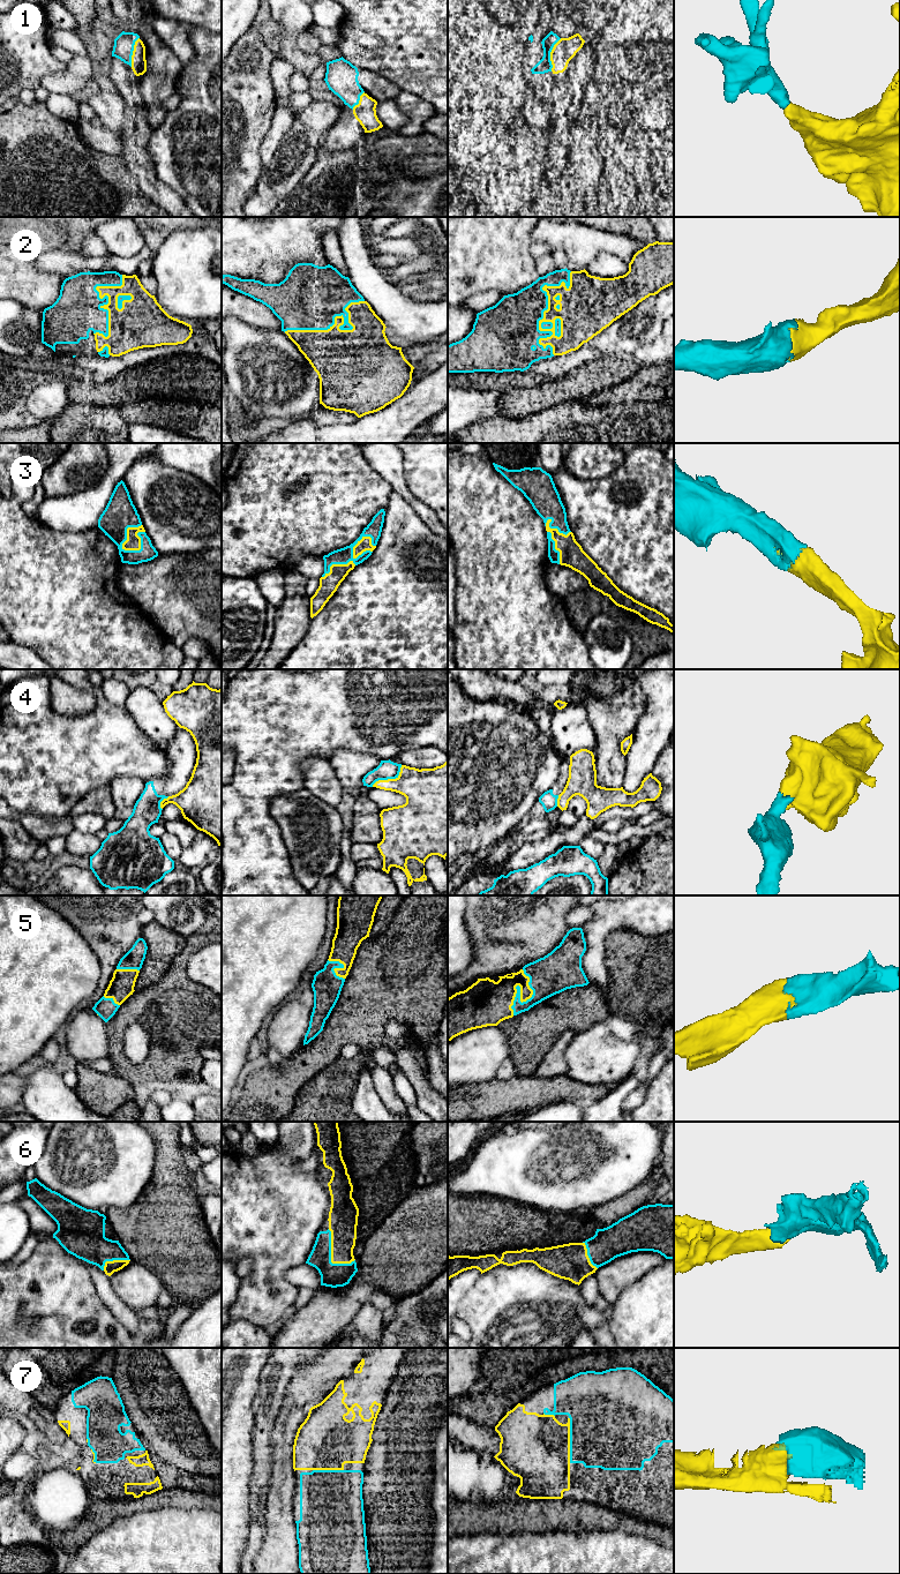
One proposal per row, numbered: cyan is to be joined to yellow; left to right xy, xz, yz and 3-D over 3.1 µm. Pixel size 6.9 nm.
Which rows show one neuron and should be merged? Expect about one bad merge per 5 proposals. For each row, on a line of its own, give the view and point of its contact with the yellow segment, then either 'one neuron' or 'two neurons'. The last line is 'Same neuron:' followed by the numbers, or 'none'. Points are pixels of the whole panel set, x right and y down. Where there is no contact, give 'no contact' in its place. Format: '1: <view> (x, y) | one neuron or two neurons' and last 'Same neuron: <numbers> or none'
1: yz (550, 54) | one neuron
2: yz (545, 310) | one neuron
3: xz (351, 561) | one neuron
4: xz (389, 779) | two neurons
5: yz (520, 996) | one neuron
6: xz (331, 1257) | one neuron
7: yz (569, 1440) | one neuron
Same neuron: 1, 2, 3, 5, 6, 7

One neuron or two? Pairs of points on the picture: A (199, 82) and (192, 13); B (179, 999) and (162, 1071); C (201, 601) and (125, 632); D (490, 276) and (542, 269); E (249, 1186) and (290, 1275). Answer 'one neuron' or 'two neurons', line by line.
A: two neurons
B: one neuron
C: two neurons
D: two neurons
E: two neurons

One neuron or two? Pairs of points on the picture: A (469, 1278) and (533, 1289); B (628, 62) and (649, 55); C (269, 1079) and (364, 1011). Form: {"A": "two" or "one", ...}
{"A": "two", "B": "one", "C": "one"}

